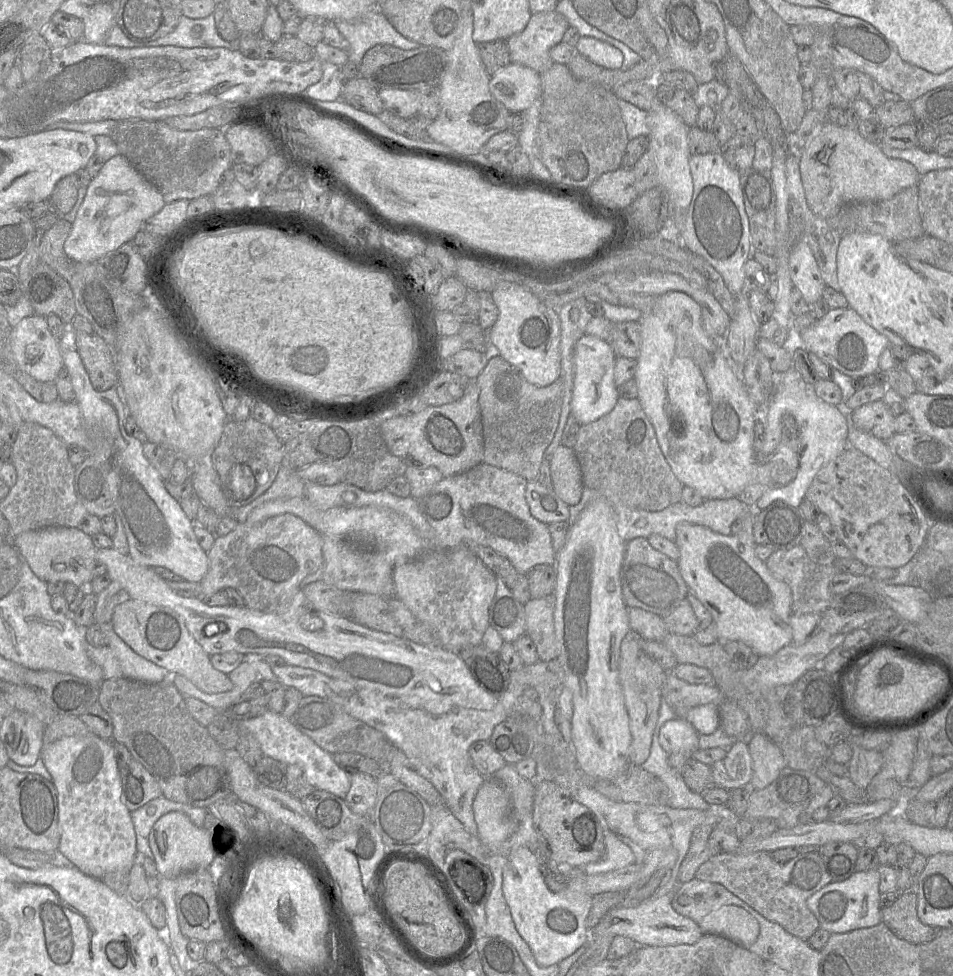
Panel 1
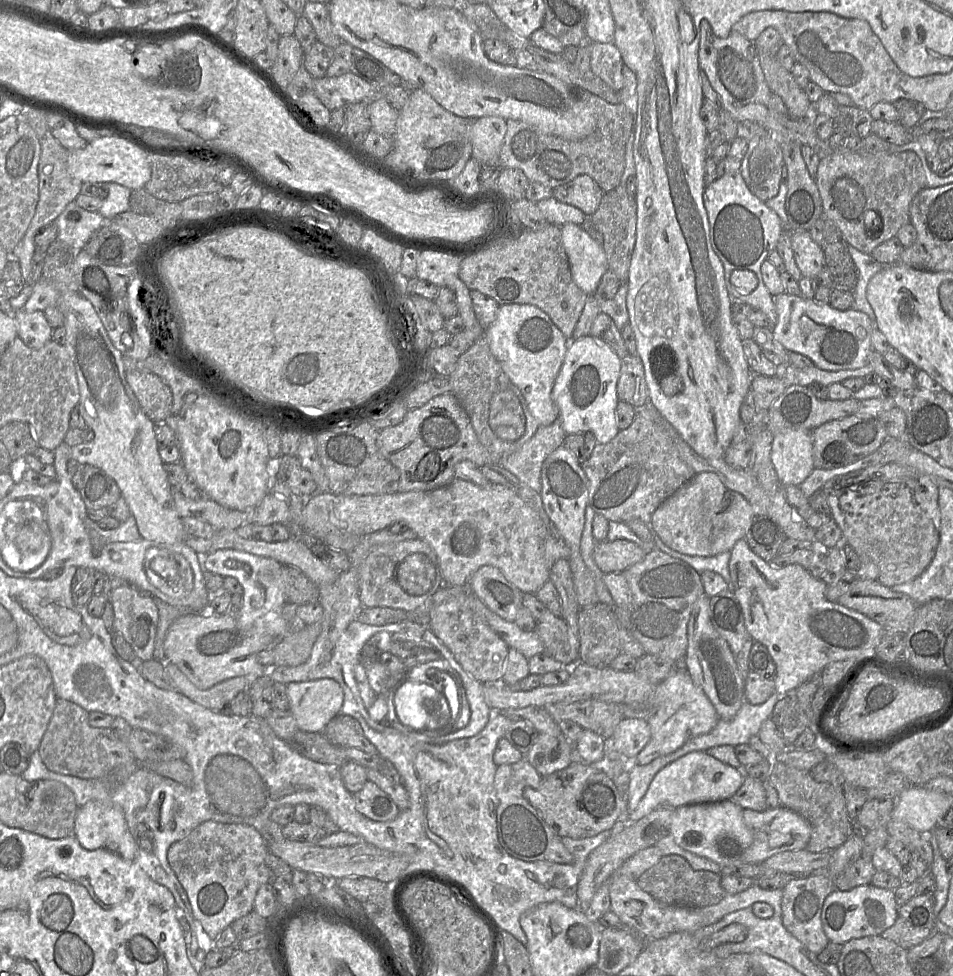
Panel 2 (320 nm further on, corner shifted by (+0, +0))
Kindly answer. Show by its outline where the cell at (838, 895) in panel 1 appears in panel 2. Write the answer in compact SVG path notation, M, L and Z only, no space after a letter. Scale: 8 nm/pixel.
M865 884L829 894L823 903L821 922L829 941L844 944L851 939L881 935L896 922L897 910L894 891Z

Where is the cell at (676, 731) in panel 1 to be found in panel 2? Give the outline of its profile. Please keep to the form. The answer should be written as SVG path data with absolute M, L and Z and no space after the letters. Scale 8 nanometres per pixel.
M693 751L669 763L653 778L638 807L629 813L629 821L636 821L660 806L677 809L690 804L714 803L729 800L742 786L745 777L706 751Z

